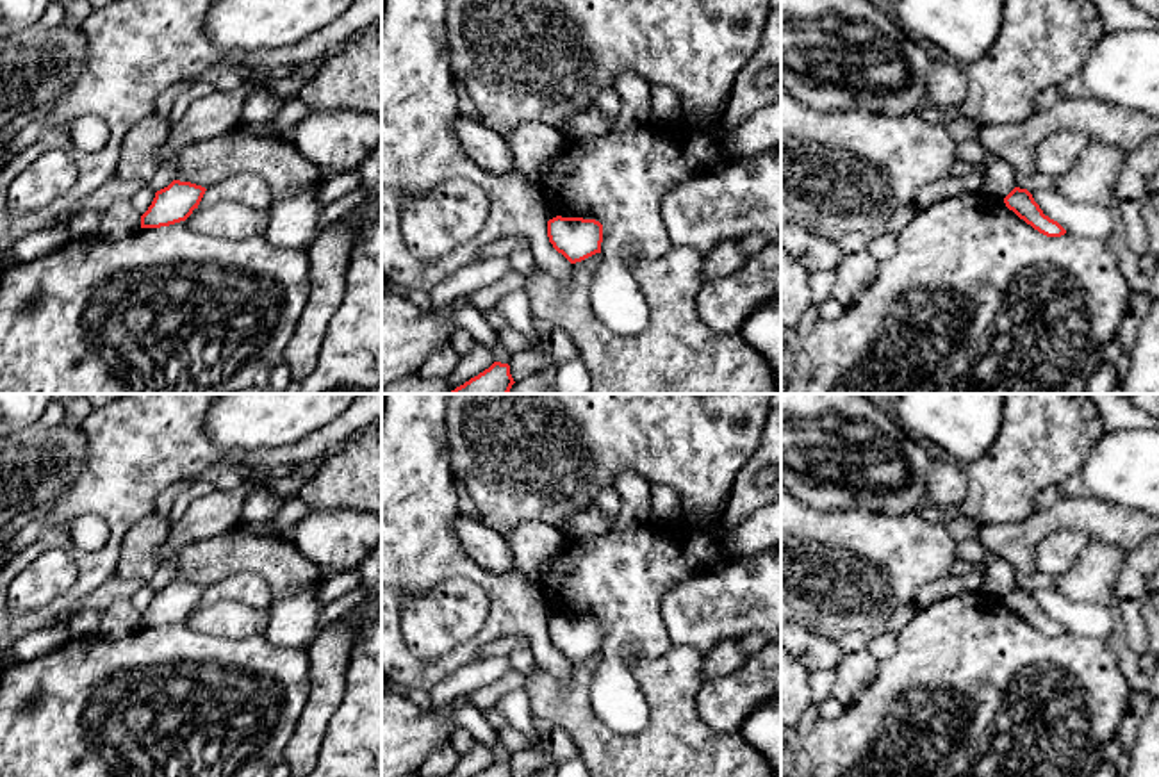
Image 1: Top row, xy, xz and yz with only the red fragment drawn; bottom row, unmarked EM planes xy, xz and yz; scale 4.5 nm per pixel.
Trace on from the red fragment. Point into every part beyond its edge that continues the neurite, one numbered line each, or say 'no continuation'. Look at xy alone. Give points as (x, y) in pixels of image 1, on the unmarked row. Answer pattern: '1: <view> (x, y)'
no continuation

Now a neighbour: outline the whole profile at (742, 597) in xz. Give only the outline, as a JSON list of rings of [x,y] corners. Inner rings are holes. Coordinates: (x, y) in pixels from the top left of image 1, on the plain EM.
[[[781,544],[679,581],[663,595],[662,618],[672,645],[704,654],[747,634],[781,643]]]

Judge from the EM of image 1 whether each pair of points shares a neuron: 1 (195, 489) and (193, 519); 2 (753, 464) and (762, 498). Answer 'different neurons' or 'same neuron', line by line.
1: different neurons
2: same neuron

